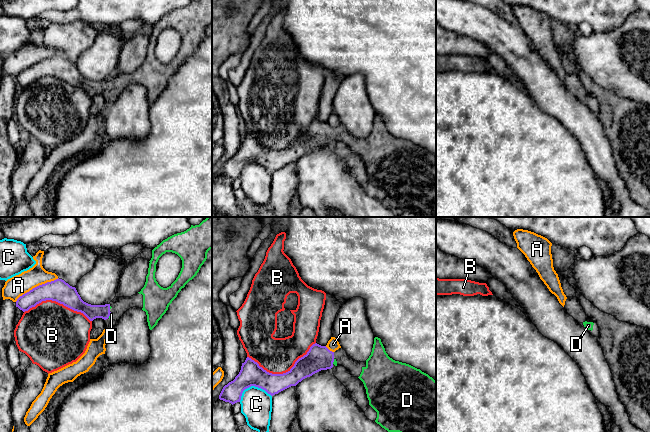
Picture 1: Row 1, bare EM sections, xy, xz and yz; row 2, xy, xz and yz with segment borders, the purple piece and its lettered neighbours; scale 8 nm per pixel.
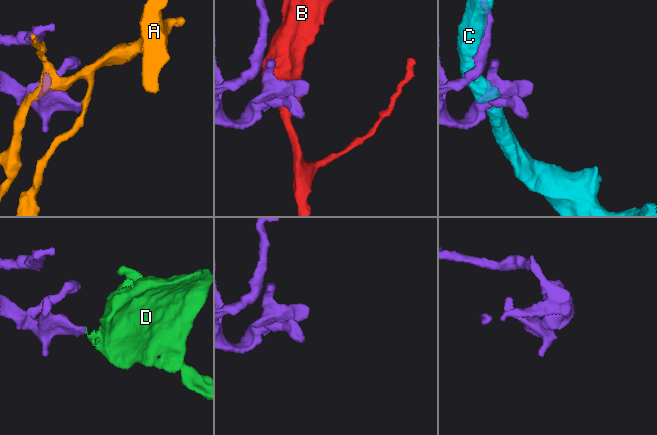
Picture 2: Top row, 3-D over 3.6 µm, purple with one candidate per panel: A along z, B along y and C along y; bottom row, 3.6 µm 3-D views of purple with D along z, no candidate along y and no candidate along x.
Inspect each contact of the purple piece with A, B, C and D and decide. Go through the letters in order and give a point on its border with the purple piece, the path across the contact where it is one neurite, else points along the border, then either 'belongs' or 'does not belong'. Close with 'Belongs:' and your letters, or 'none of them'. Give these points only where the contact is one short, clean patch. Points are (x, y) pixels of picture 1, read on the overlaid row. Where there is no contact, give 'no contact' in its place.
A: xy (37, 286) | does not belong
B: xz (283, 373) | does not belong
C: xz (252, 385) | does not belong
D: xy (109, 315) | across xy (92, 312), (104, 312), (109, 315), (111, 314) | belongs
Belongs: D

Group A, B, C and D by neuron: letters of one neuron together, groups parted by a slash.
A / B / C / D

